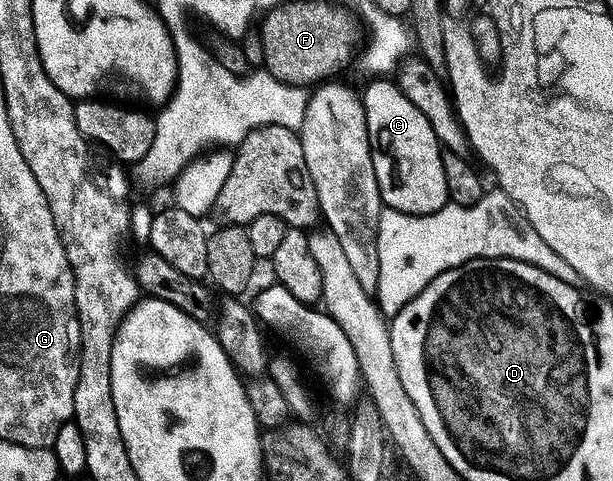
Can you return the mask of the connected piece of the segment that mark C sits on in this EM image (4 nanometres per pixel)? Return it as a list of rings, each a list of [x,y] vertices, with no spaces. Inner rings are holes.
[[[375,80],[367,91],[363,90],[361,97],[368,118],[369,140],[372,146],[372,160],[376,168],[377,182],[386,209],[396,210],[402,214],[413,216],[429,216],[437,213],[448,205],[447,185],[445,184],[445,164],[443,163],[443,147],[433,133],[433,127],[425,115],[414,106],[410,100],[405,100],[405,92],[391,80]]]

